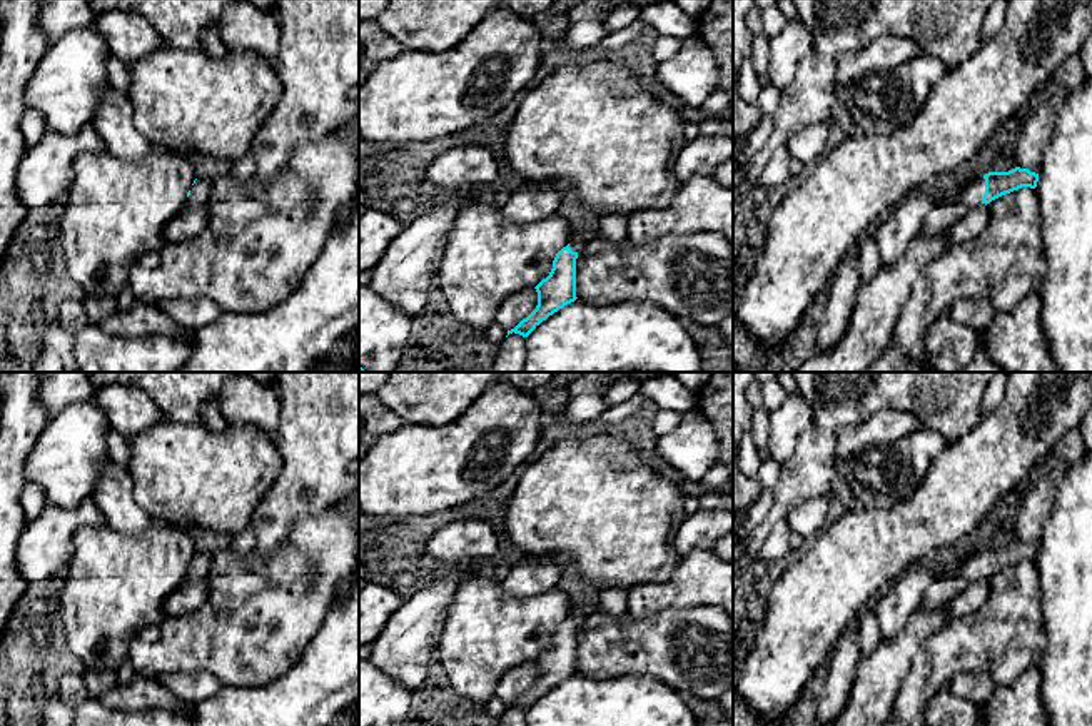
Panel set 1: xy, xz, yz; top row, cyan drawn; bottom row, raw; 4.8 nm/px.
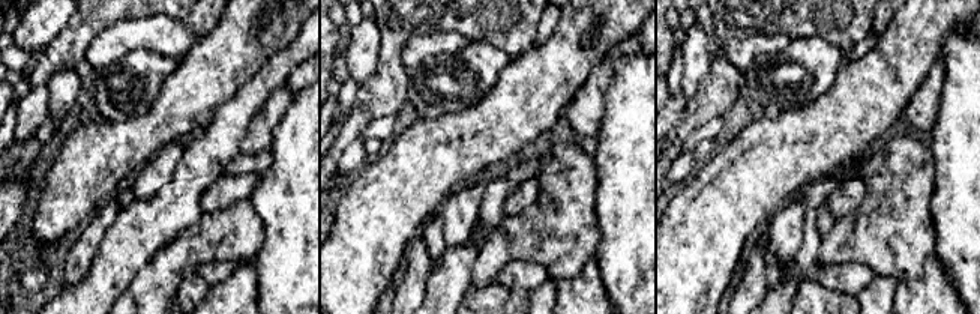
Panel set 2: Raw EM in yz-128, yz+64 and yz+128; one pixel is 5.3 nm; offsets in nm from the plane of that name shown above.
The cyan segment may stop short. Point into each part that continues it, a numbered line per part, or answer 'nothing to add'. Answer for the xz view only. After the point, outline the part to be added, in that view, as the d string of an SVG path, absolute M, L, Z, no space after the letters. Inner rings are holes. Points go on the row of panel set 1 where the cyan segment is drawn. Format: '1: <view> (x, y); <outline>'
1: xz (583, 231); M588 219L574 220L574 230L568 242L571 250L579 254L584 244L594 235L594 232L596 230L594 230L593 220L588 220Z

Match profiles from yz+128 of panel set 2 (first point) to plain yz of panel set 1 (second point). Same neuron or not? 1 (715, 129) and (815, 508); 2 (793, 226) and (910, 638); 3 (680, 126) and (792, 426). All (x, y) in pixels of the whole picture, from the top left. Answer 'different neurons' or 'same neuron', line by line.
1: same neuron
2: different neurons
3: different neurons

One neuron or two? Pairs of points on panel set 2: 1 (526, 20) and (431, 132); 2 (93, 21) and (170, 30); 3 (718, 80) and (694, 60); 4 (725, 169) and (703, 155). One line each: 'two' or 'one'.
1: two
2: two
3: two
4: two

